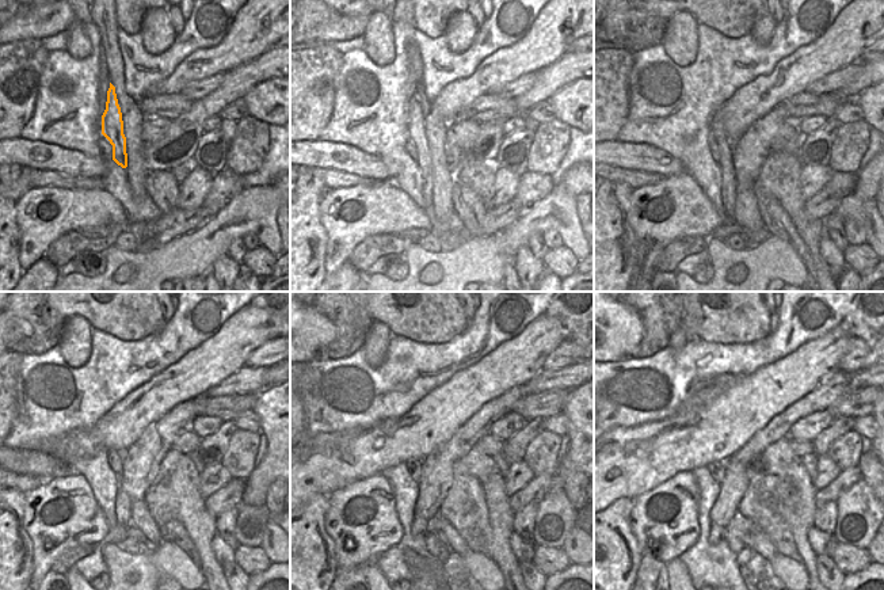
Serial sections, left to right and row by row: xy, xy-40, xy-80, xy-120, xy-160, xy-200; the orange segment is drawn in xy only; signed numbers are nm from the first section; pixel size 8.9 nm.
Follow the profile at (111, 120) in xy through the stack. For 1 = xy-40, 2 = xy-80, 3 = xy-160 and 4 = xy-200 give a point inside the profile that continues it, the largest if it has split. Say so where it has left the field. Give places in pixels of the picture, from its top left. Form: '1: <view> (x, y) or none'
1: xy-40 (416, 121)
2: xy-80 (726, 148)
3: xy-160 (419, 524)
4: xy-200 (716, 533)

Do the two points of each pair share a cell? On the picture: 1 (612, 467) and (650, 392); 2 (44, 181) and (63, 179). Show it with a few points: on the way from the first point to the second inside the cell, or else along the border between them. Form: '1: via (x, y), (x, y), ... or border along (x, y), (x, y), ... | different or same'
1: border along (663, 418), (633, 426), (613, 426), (608, 430) | different
2: via (48, 179), (58, 179) | same

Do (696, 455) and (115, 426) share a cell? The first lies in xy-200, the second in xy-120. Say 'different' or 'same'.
same

